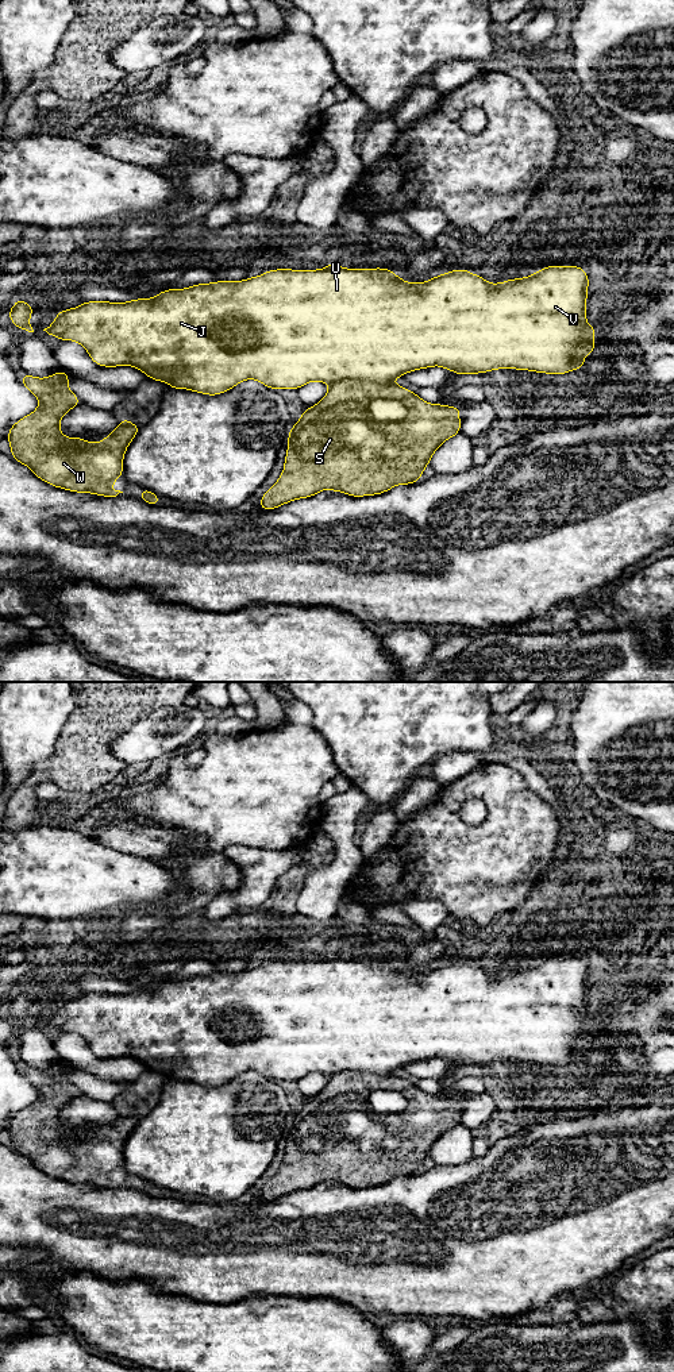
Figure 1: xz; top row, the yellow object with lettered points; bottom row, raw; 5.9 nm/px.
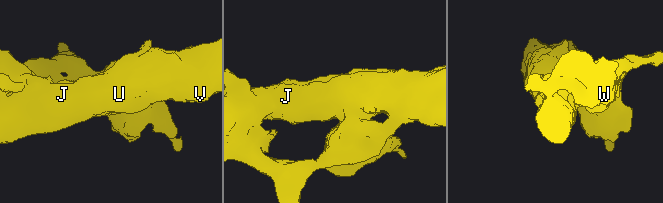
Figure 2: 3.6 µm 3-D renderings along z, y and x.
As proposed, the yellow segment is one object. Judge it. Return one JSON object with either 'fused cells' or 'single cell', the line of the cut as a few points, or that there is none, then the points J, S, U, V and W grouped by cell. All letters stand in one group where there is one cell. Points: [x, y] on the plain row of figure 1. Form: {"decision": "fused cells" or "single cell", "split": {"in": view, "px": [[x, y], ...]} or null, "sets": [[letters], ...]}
{"decision": "fused cells", "split": {"in": "xz", "px": [[366, 1098], [377, 1113], [399, 1113], [409, 1106]]}, "sets": [["J", "U", "V"], ["S", "W"]]}

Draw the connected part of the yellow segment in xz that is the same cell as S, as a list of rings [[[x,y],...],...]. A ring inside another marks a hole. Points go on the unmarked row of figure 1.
[[[358,1071],[330,1075],[327,1086],[307,1099],[288,1125],[284,1163],[259,1192],[263,1202],[330,1180],[351,1188],[377,1187],[397,1176],[417,1175],[440,1136],[461,1124],[459,1098],[430,1095],[400,1076]],[[374,1090],[401,1094],[409,1107],[394,1114],[377,1114],[367,1098]]]

